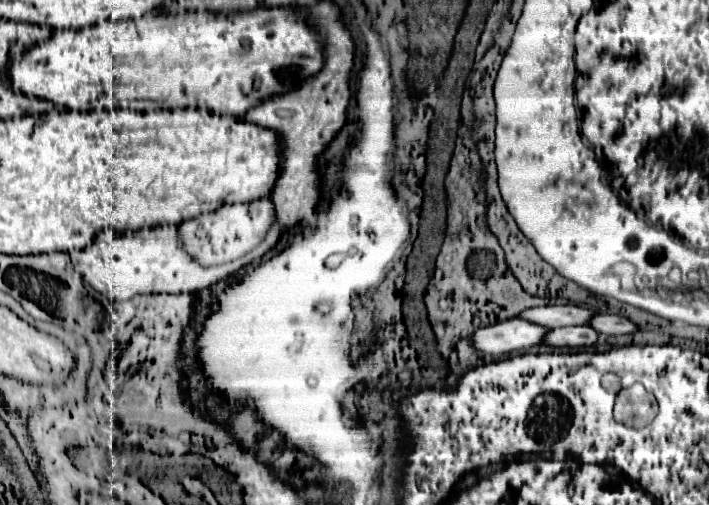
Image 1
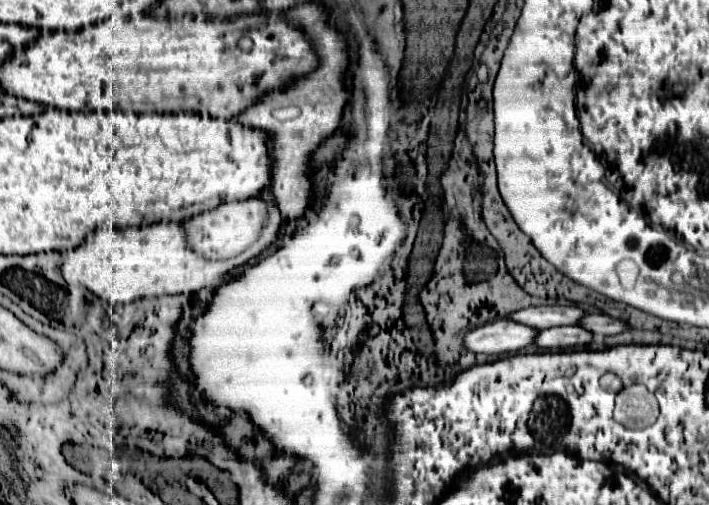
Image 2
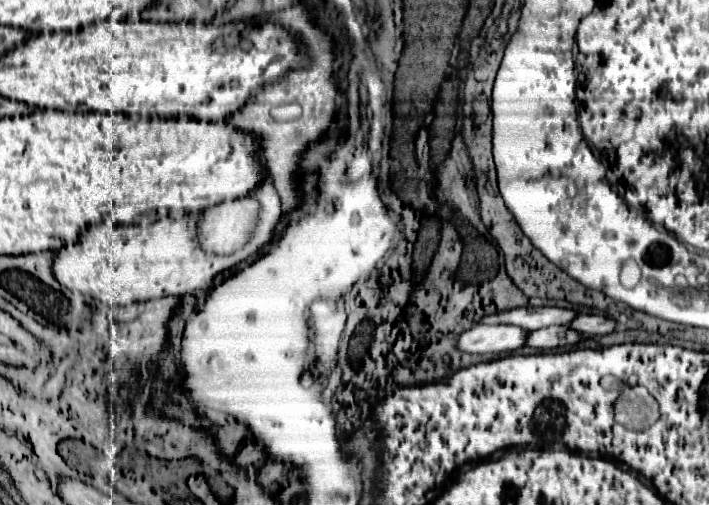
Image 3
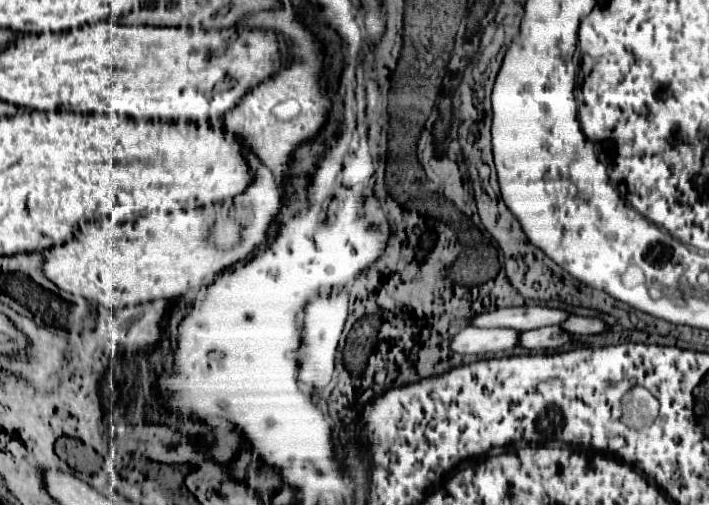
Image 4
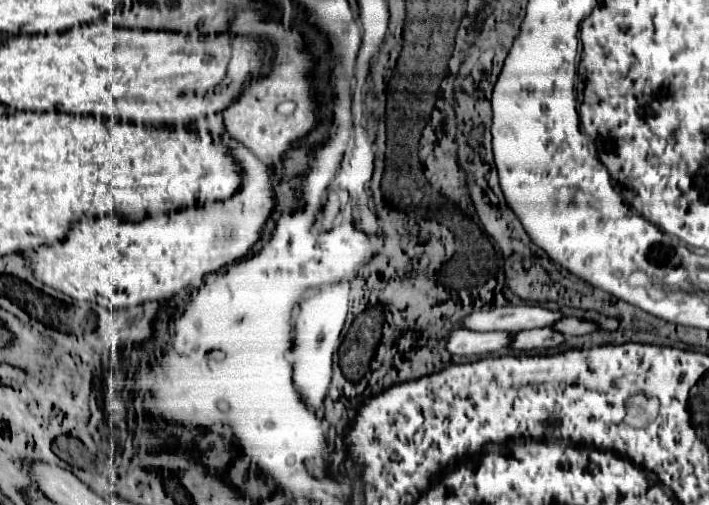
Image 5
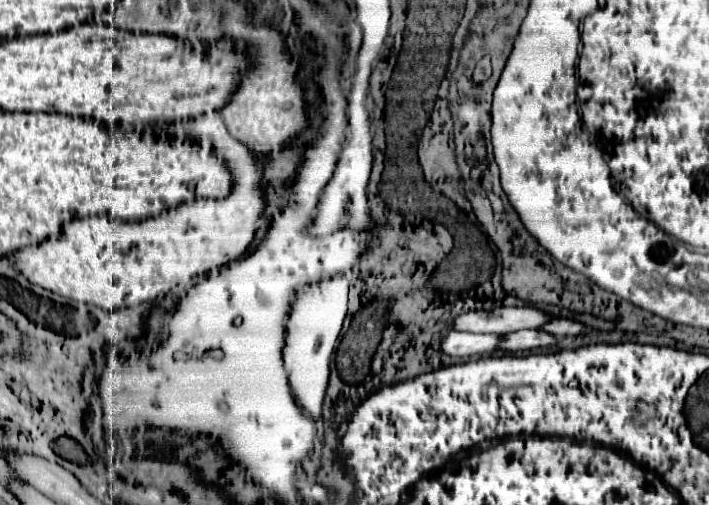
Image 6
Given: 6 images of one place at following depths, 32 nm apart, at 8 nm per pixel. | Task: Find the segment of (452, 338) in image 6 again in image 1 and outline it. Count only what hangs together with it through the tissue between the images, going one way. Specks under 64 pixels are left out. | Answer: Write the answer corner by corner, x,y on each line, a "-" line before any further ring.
512,318
488,328
480,328
472,340
478,350
500,356
542,344
548,330
550,328
540,328
540,324
532,324
530,320

